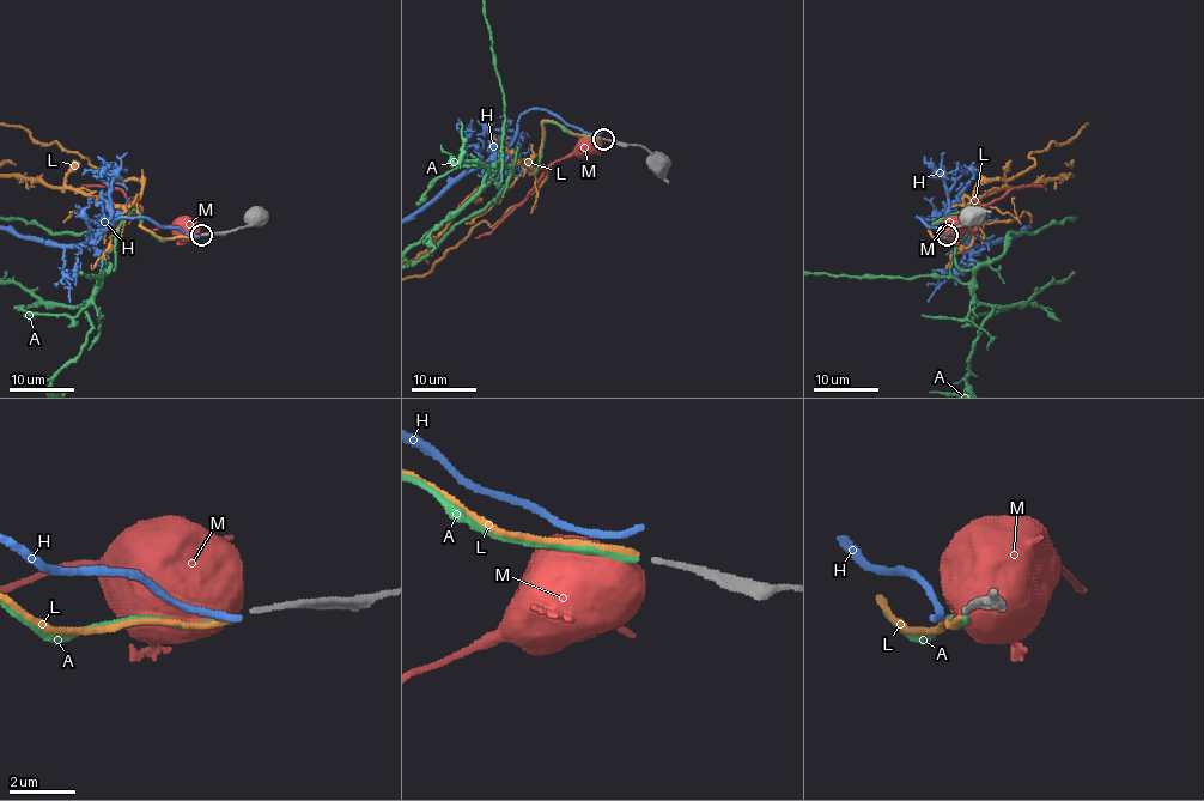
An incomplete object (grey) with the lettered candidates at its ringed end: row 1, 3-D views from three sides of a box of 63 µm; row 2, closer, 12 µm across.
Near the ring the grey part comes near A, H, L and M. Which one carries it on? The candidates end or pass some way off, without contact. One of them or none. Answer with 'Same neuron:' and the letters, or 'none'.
Same neuron: L

